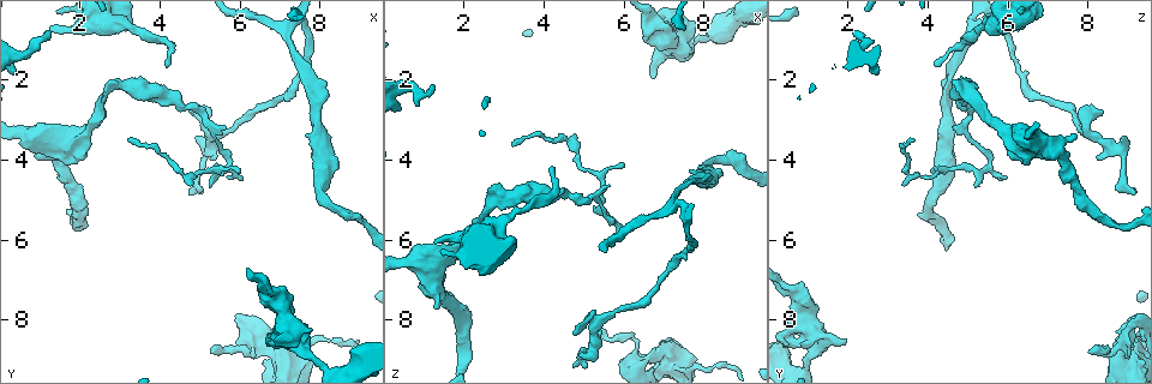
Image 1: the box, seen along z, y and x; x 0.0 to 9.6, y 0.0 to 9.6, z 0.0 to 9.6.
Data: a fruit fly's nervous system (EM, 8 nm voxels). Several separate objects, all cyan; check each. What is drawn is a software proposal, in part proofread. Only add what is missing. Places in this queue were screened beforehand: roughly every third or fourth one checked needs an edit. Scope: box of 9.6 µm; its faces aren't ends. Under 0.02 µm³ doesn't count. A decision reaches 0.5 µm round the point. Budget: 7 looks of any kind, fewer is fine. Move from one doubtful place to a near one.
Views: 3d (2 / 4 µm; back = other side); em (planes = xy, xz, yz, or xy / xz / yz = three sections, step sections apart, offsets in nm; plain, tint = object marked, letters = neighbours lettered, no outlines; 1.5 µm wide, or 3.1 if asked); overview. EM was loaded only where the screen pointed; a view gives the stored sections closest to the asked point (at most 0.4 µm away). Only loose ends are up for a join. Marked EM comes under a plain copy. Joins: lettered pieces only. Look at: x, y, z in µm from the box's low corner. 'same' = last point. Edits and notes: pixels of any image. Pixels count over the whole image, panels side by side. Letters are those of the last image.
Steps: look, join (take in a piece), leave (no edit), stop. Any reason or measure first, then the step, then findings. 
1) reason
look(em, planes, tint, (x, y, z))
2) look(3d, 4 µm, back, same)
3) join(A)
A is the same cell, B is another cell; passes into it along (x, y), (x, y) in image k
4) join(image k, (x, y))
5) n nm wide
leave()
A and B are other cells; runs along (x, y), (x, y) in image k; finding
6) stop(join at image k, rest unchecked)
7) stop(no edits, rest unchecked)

thin end
look(em, planes, letters, (3.25, 3.50, 3.60))

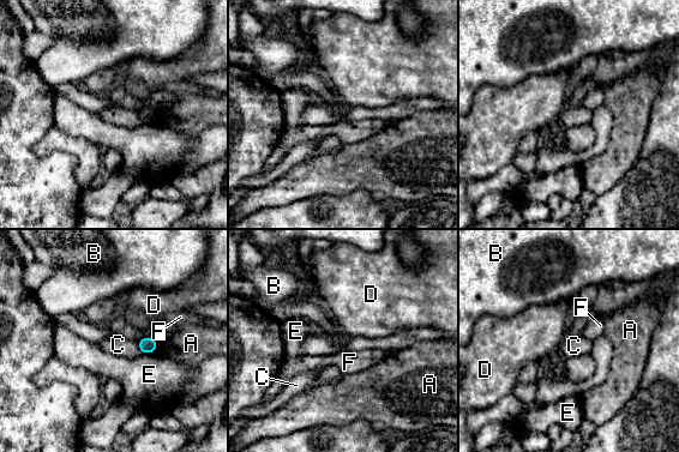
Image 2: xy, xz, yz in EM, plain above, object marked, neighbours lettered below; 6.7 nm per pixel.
110 nm wide
leave()
A, B, C, D, E and F are other cells; border along (137, 342), (142, 353) in image 2; no lettered piece goes on from it

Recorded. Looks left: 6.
thick end
look(em, planes, letters, (1.40, 3.40, 7.65))

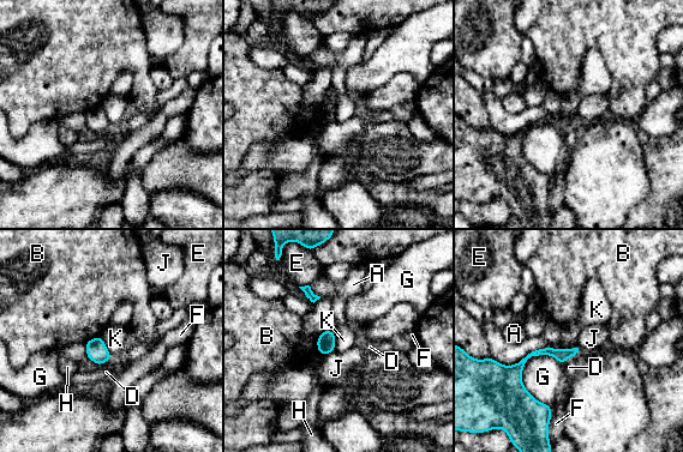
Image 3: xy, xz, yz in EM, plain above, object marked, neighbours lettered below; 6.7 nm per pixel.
leave()
A, B, D, E, F, G, H, J and K are other cells; runs along (573, 351), (533, 353), (502, 369) in image 3; no lettered piece goes on from it

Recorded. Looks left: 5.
branch stops here
look(em, planes, letters, (6.60, 7.60, 0.90))

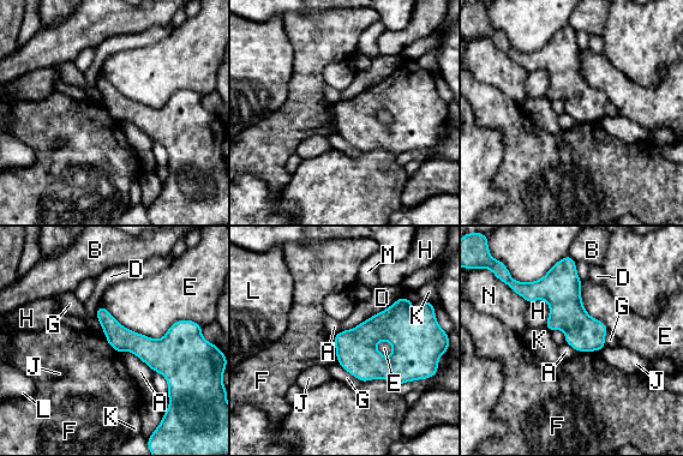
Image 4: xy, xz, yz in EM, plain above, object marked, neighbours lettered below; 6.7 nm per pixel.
E touches over 600 nm
leave()
A, B, D, E, F, G, H, J, K, L, M and N are other cells; border along (333, 335), (337, 361) in image 4; none of them fits

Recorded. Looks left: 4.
stop(no edits, rest unchecked)

